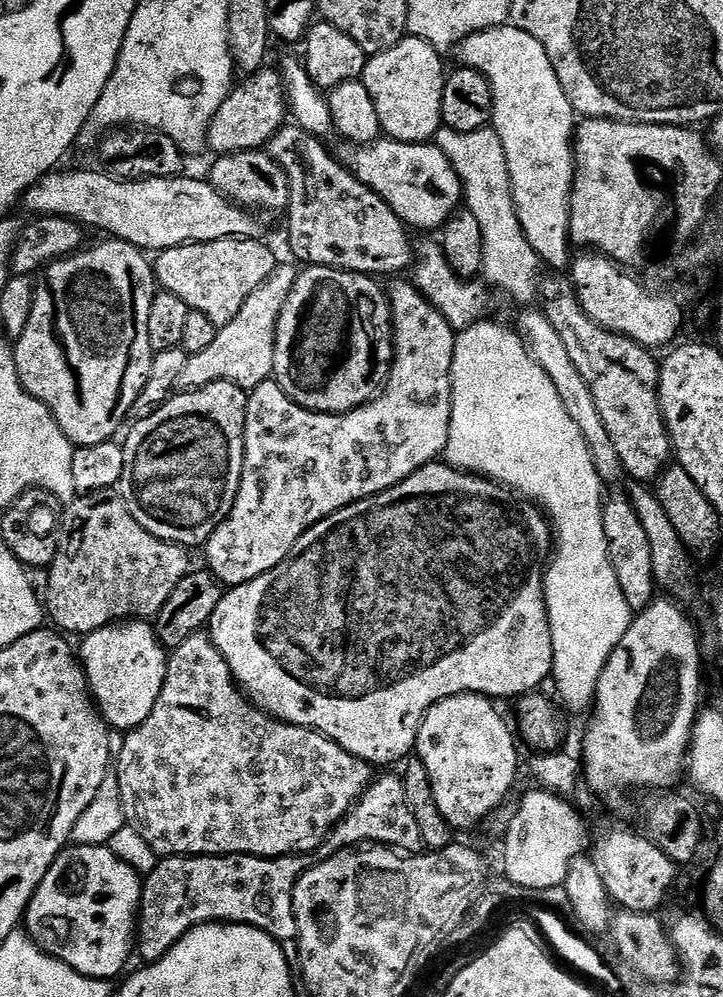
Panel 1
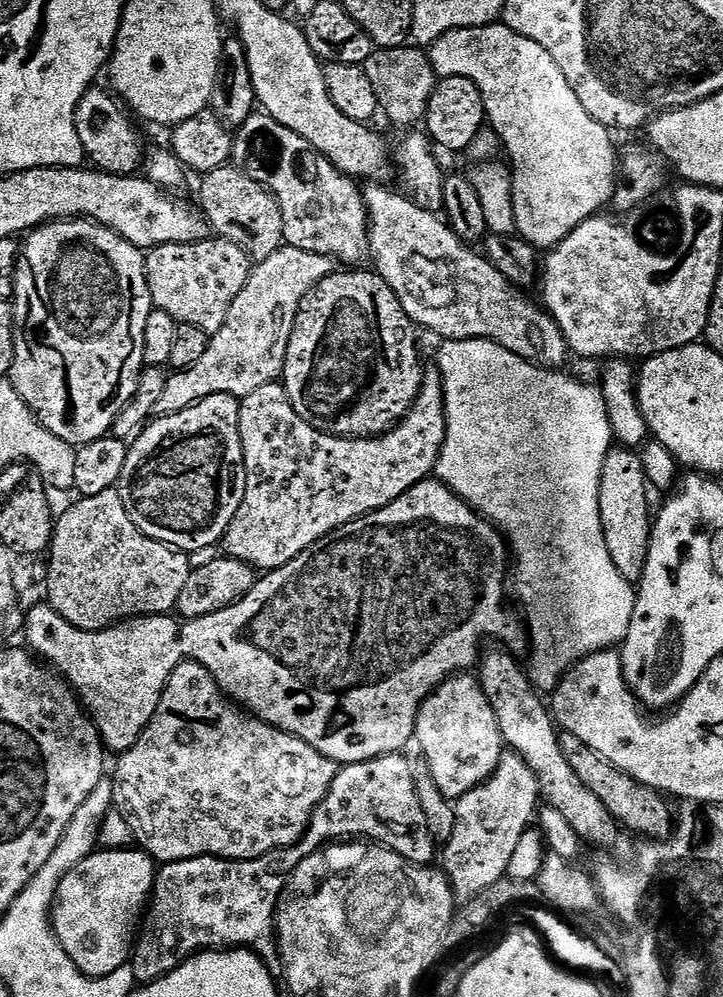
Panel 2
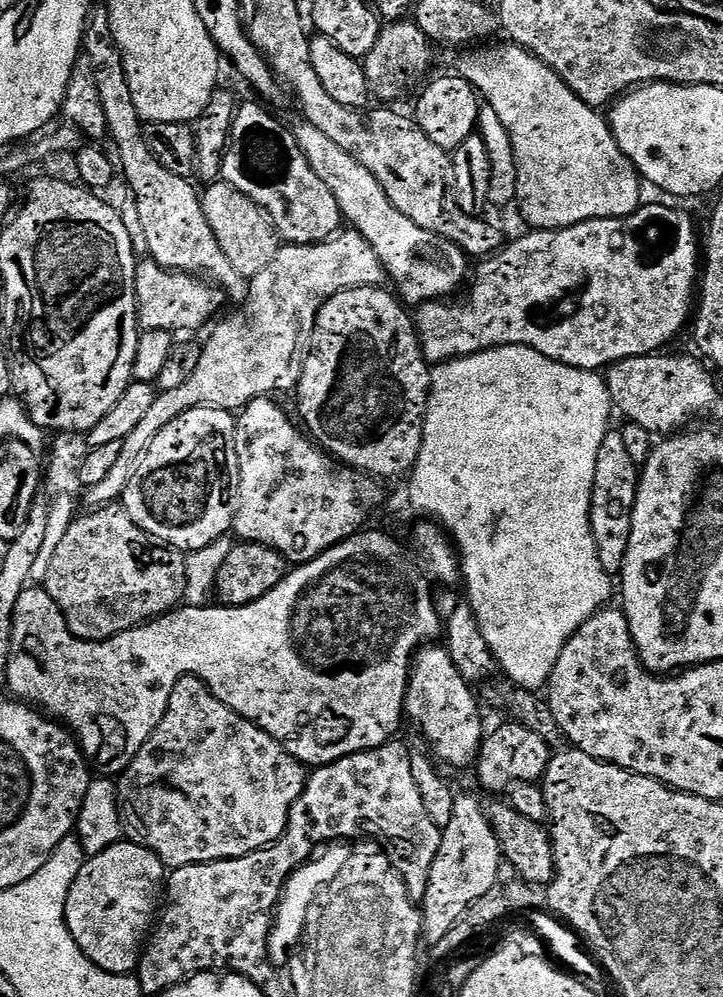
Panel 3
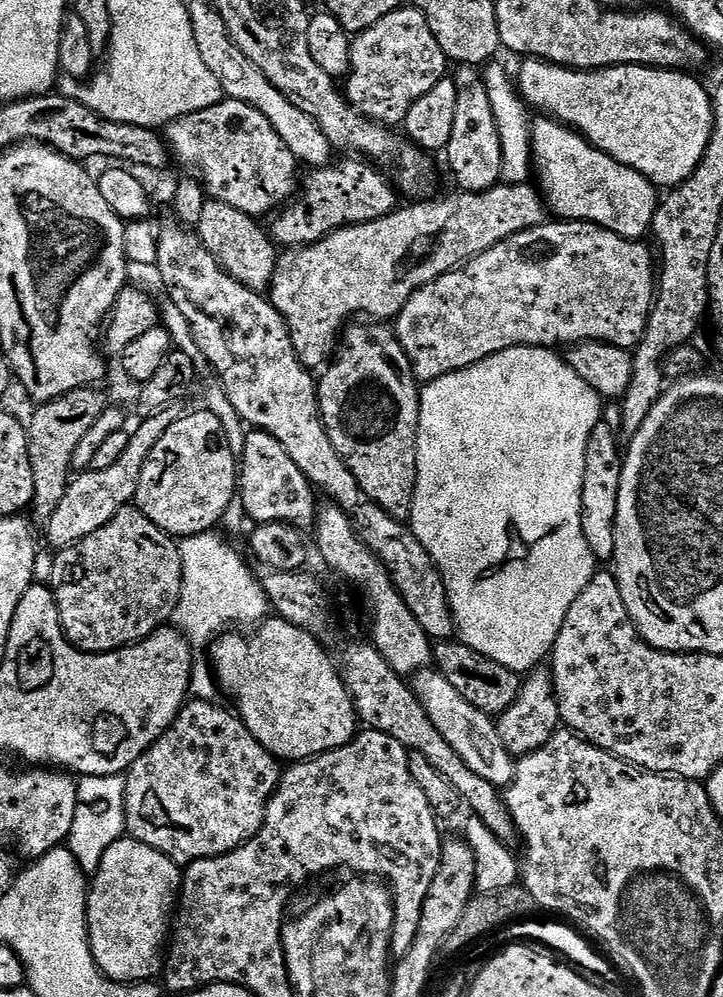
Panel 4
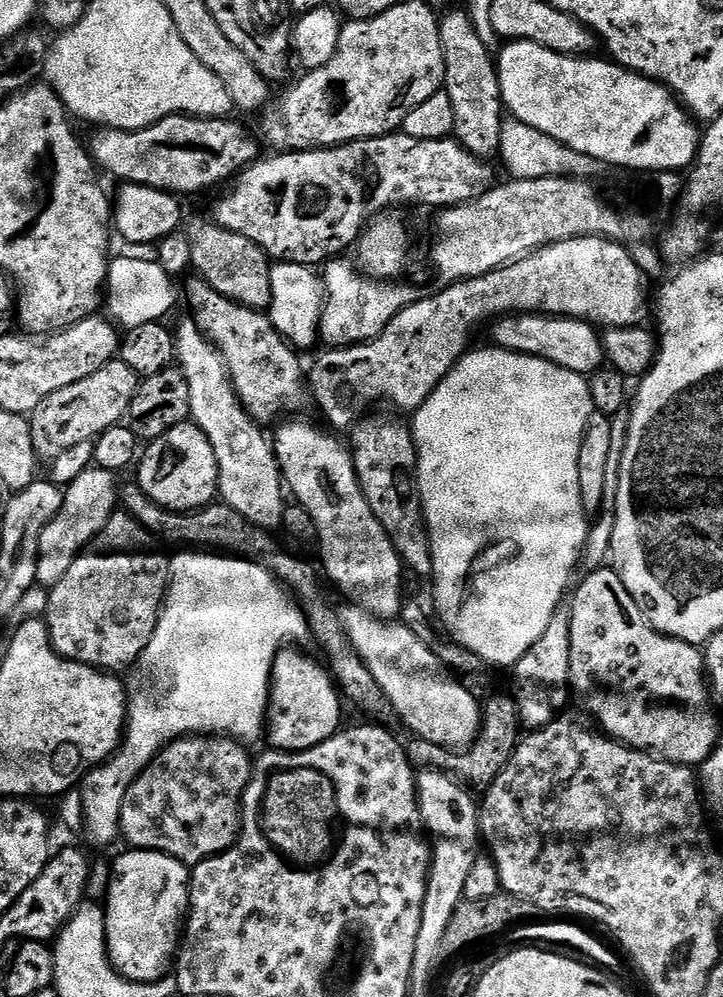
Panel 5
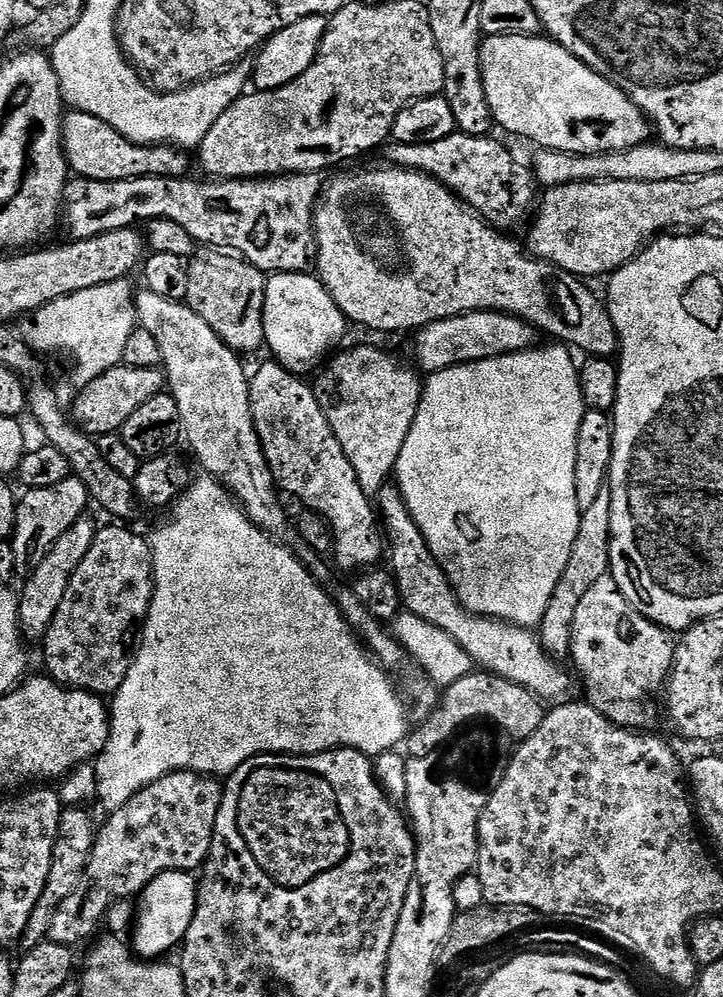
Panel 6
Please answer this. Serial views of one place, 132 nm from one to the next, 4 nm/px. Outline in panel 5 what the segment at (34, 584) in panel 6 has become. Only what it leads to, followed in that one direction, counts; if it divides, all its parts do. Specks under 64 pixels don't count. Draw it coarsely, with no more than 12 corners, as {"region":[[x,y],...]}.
{"region":[[87,468],[42,530],[36,583],[66,578],[118,508],[117,473]]}

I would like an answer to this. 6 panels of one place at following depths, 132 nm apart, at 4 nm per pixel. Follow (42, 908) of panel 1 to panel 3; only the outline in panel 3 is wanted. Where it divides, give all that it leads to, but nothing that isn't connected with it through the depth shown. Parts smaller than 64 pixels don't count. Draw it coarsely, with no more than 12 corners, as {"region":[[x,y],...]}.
{"region":[[139,842],[87,857],[65,920],[91,964],[139,969],[165,888]]}

